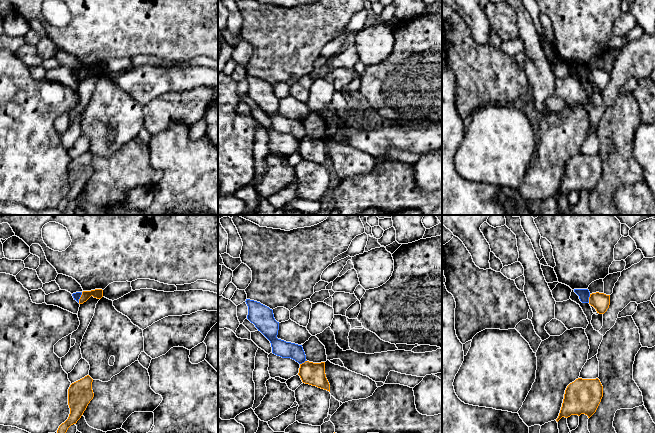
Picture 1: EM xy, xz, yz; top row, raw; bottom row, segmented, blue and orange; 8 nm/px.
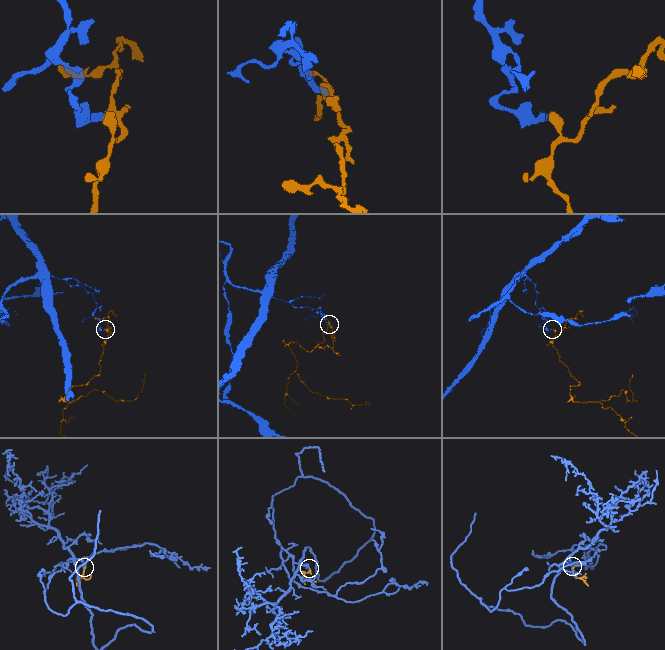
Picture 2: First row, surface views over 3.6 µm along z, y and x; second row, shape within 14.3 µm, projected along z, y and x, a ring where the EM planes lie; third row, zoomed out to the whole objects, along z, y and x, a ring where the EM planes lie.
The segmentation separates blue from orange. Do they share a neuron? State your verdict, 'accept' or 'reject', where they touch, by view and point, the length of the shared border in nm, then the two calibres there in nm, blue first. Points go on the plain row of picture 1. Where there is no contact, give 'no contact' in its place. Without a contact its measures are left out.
reject | xy (80, 72) | 90 nm | 60/80 nm

